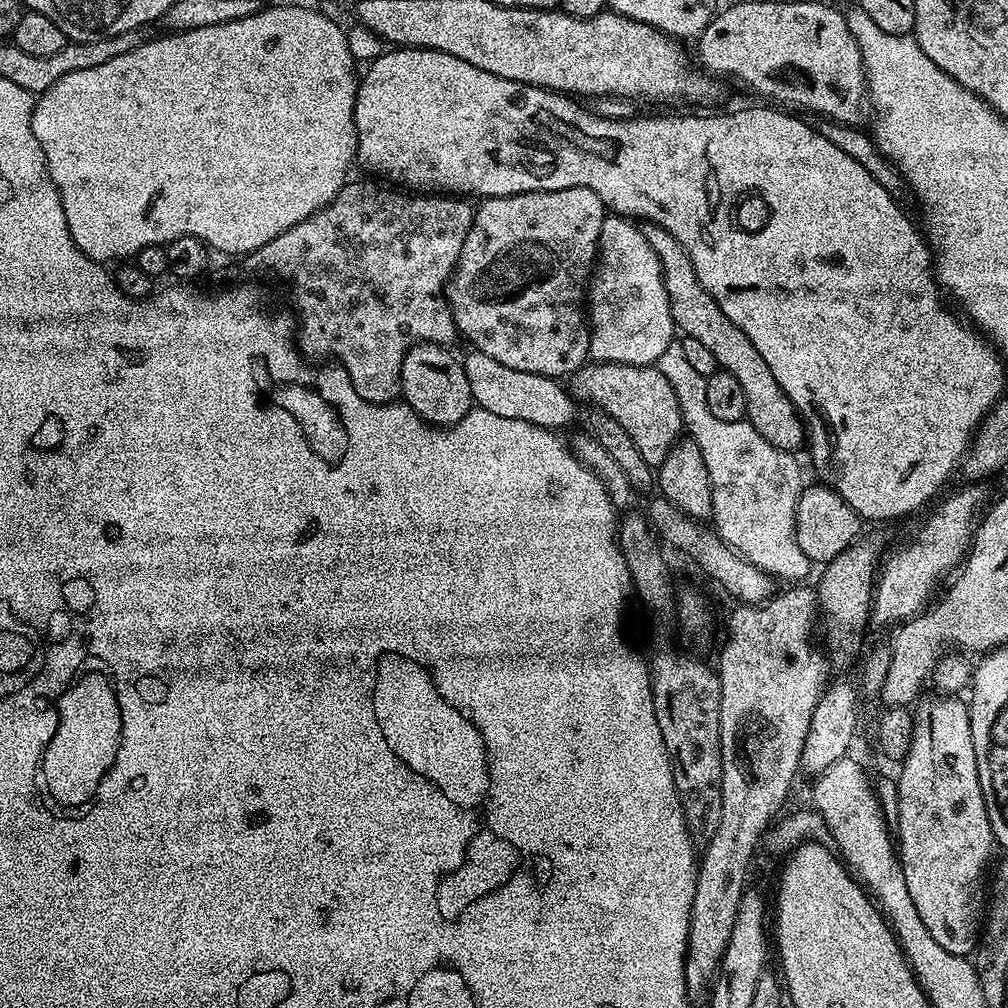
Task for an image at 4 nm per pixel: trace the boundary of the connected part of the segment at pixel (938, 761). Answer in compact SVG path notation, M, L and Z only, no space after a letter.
M938 698L929 706L928 712L915 717L913 726L913 740L907 756L899 765L900 776L896 780L898 786L898 826L894 829L898 835L898 855L900 858L900 869L906 878L906 890L910 894L910 902L914 902L914 910L918 910L918 918L926 925L926 930L942 950L950 950L955 956L971 957L977 951L982 939L982 925L986 920L986 876L984 871L988 868L988 859L992 856L994 849L994 835L990 826L990 818L986 810L986 802L982 794L982 786L978 778L978 762L974 754L974 738L970 730L969 705L960 701L960 698Z

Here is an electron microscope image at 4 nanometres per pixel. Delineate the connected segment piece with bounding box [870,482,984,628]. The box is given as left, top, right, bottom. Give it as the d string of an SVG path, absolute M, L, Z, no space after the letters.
M976 482L964 487L968 488L958 489L929 514L928 521L913 534L909 544L883 557L878 568L876 587L872 589L870 620L873 625L877 624L880 628L887 624L896 626L917 615L933 599L931 596L936 583L967 557L982 512L980 503L984 500L984 492Z

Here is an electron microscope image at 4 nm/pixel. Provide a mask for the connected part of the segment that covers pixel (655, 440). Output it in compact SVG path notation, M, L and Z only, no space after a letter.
M589 362L572 373L570 383L571 395L577 401L585 400L593 404L593 409L610 414L610 418L617 420L626 429L639 453L651 466L662 463L685 431L678 394L674 394L670 382L666 382L666 378L662 378L654 366L643 368L629 364Z

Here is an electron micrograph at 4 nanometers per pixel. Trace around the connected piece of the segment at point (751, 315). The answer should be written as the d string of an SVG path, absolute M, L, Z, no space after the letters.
M396 46L391 50L384 50L376 60L369 63L363 69L356 85L356 105L354 106L356 160L359 167L361 164L366 171L373 172L376 175L373 177L379 178L389 185L403 186L405 189L415 190L420 194L468 194L464 192L473 192L476 198L487 198L489 196L517 196L523 192L553 192L554 190L566 190L567 188L589 188L594 190L594 194L598 194L598 198L602 198L604 207L609 213L625 218L635 218L640 222L657 224L666 230L670 230L670 234L674 234L674 238L678 238L678 242L682 242L682 246L686 246L686 254L690 254L690 262L694 262L694 274L698 274L698 282L702 282L702 286L710 294L710 298L714 298L714 302L718 302L718 306L722 306L722 314L726 314L726 318L730 318L730 322L734 322L734 326L738 326L738 330L742 330L742 334L746 334L746 338L750 338L750 342L754 342L758 354L762 354L766 366L770 366L770 371L777 379L778 385L789 396L790 402L793 403L797 411L807 417L808 420L809 418L816 420L821 416L828 423L828 428L809 427L806 432L807 447L812 447L812 452L816 455L812 460L812 464L816 467L817 474L820 475L817 476L819 483L833 488L860 515L861 521L864 522L868 522L868 520L896 520L899 516L908 516L911 512L918 511L927 500L932 499L936 491L951 478L952 471L955 468L957 471L961 467L964 453L968 451L968 445L972 443L972 437L976 435L980 423L988 415L988 412L996 406L997 400L1005 395L1004 368L1006 368L1006 364L1005 361L1001 360L995 347L971 323L965 322L955 311L952 313L946 305L940 304L942 289L936 283L933 253L930 251L921 229L919 227L916 229L912 225L911 218L896 205L897 197L886 191L874 178L874 174L870 174L870 170L866 170L866 166L862 166L862 162L854 162L854 158L850 158L850 154L838 150L838 146L834 146L834 142L830 142L815 127L811 128L810 125L803 124L799 120L799 118L801 119L799 115L789 114L776 106L740 108L737 112L724 112L721 116L639 116L639 114L636 114L626 120L611 120L597 114L595 111L592 111L593 113L587 112L582 105L575 104L575 102L580 103L573 99L571 95L554 92L551 88L535 88L532 84L498 78L498 74L478 70L478 66L470 66L470 62L462 62L462 58L454 58L454 54L446 54L433 48Z

